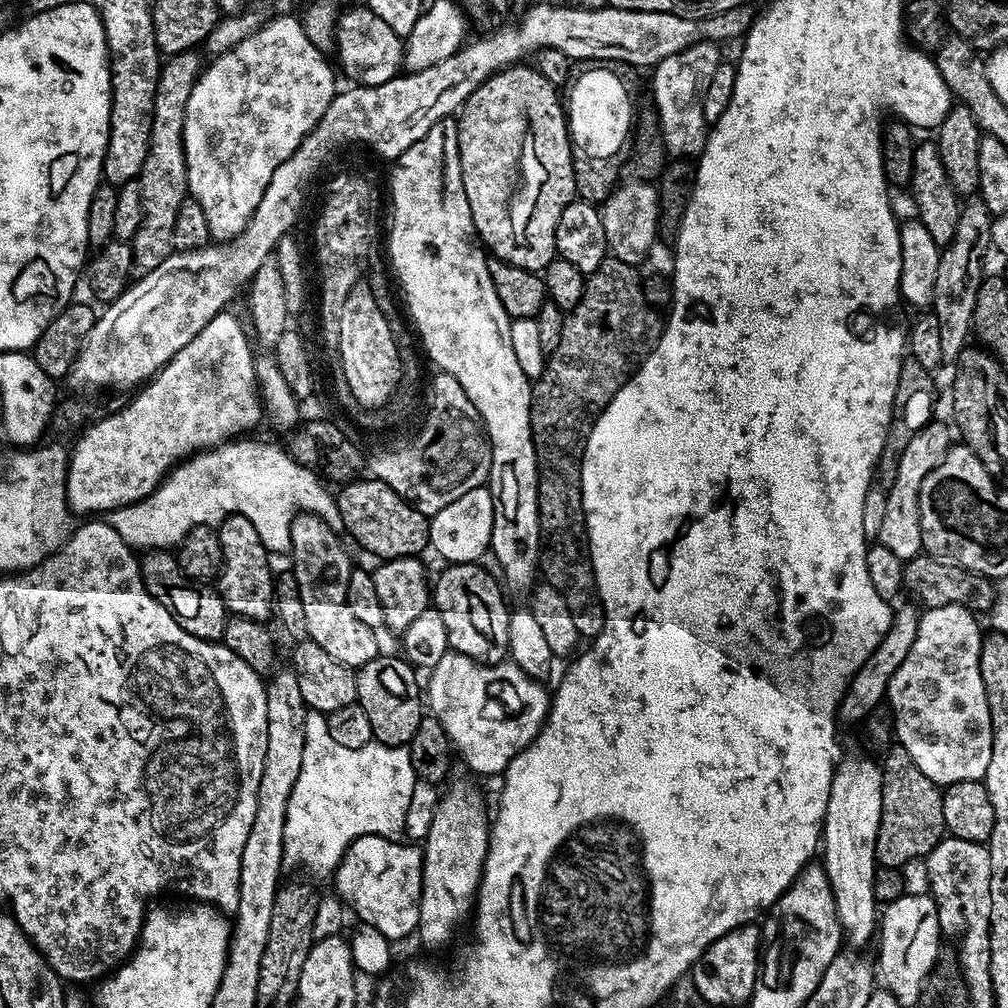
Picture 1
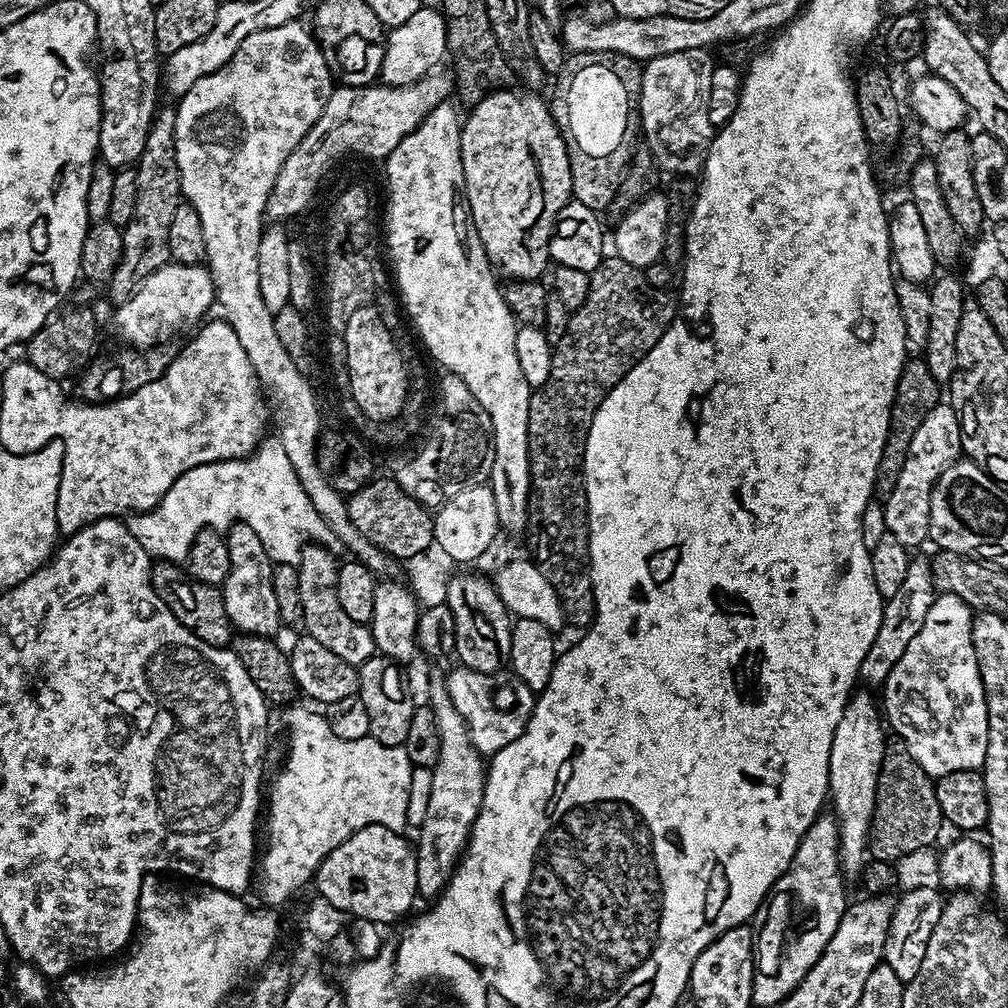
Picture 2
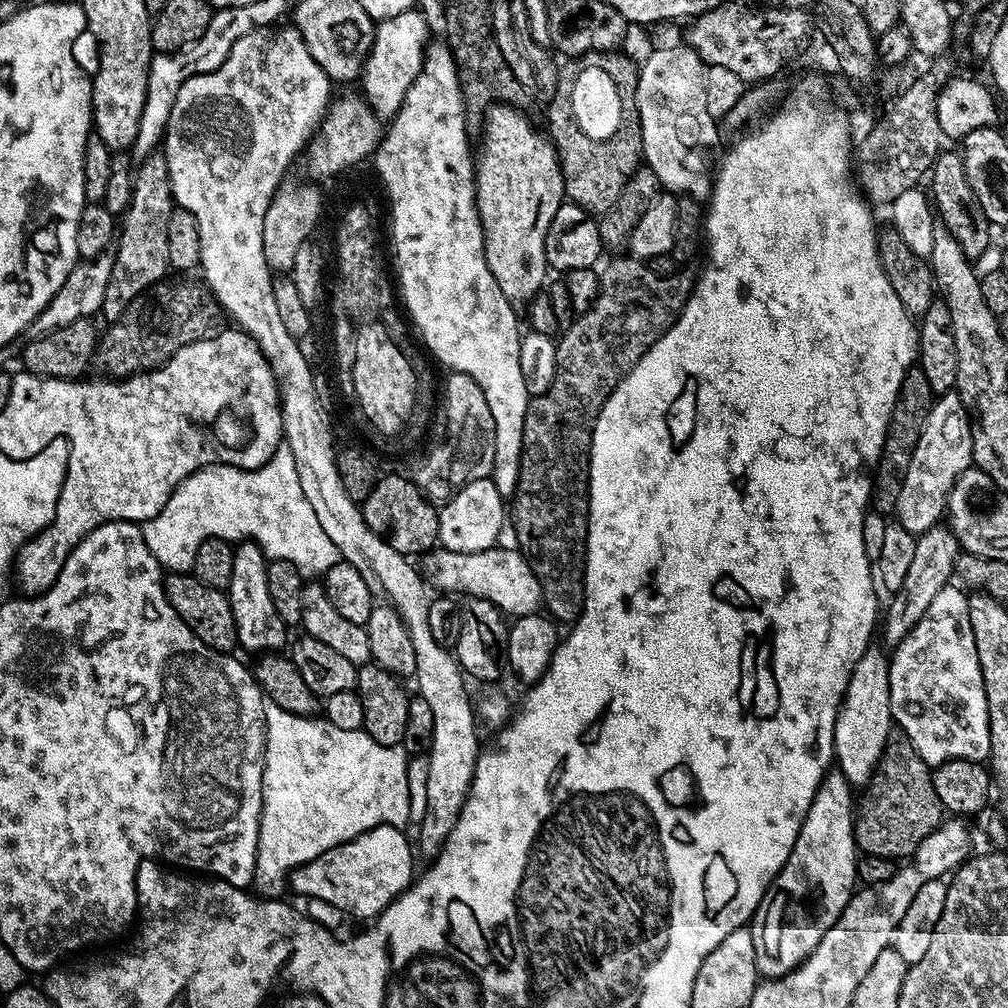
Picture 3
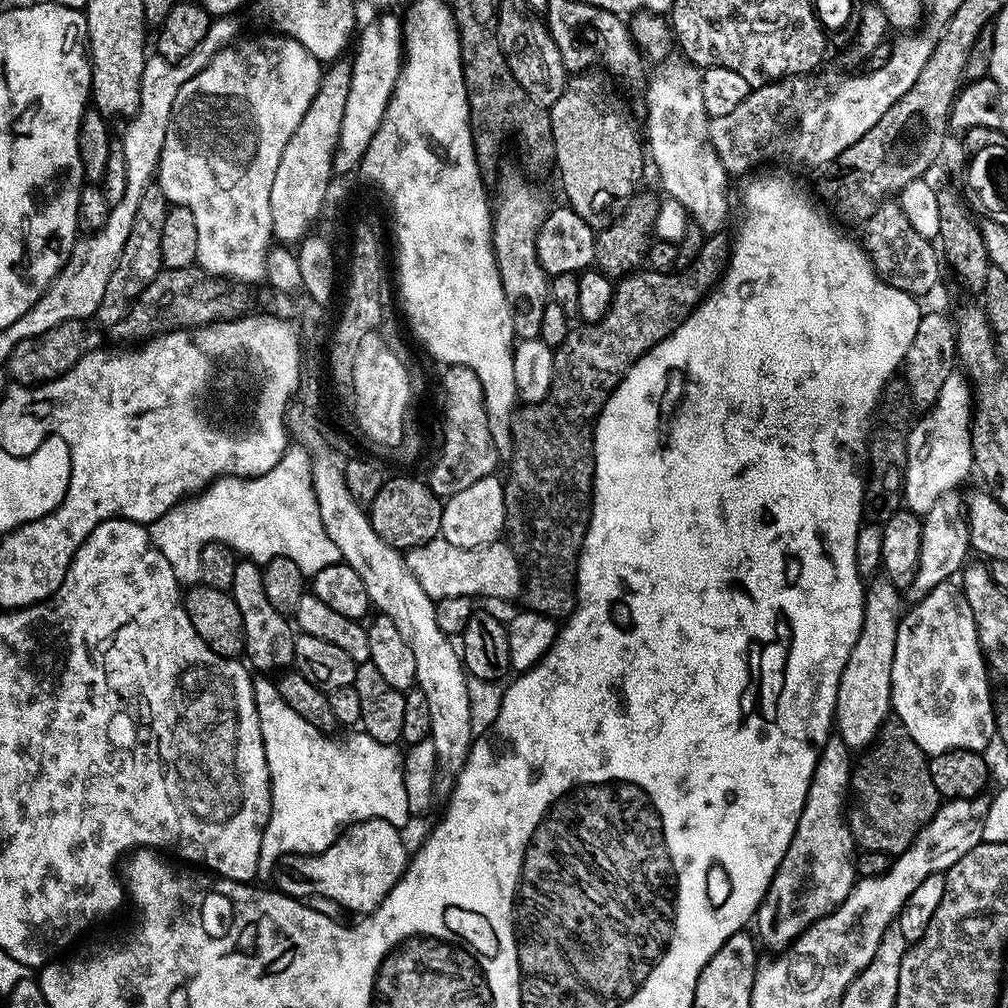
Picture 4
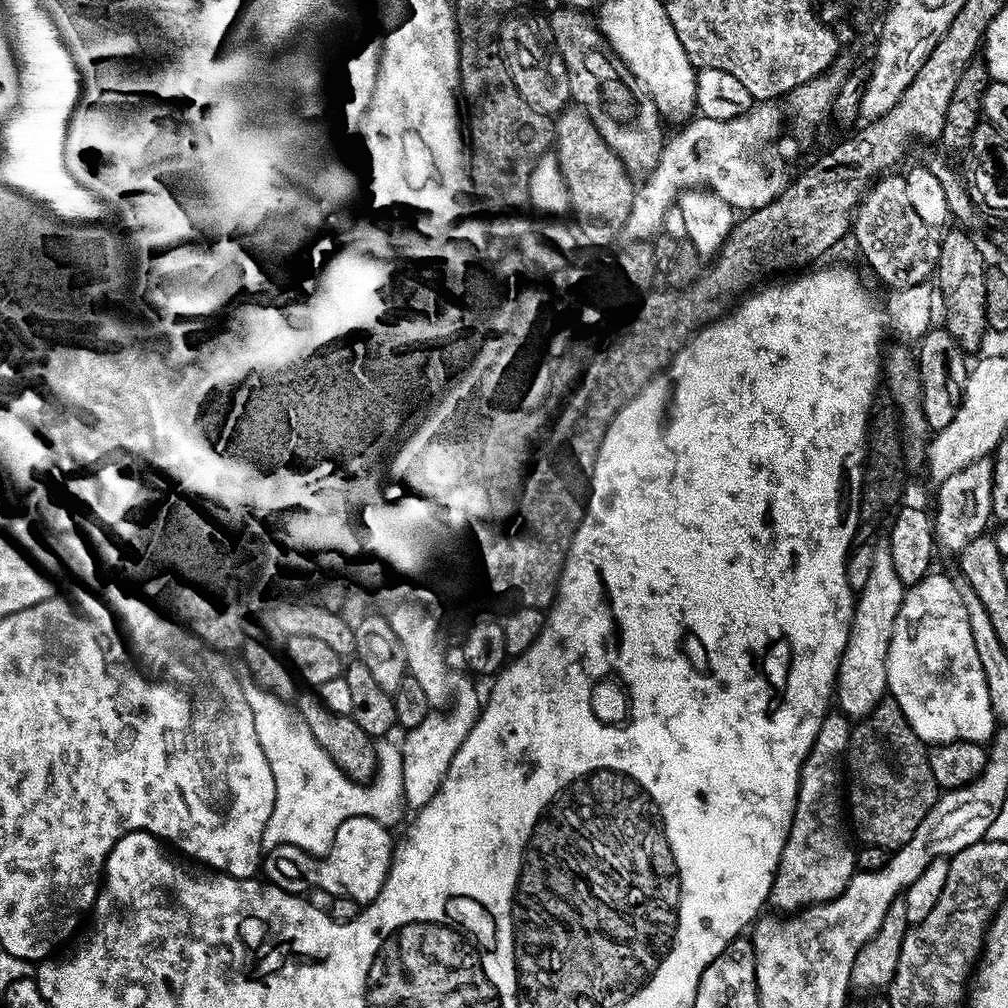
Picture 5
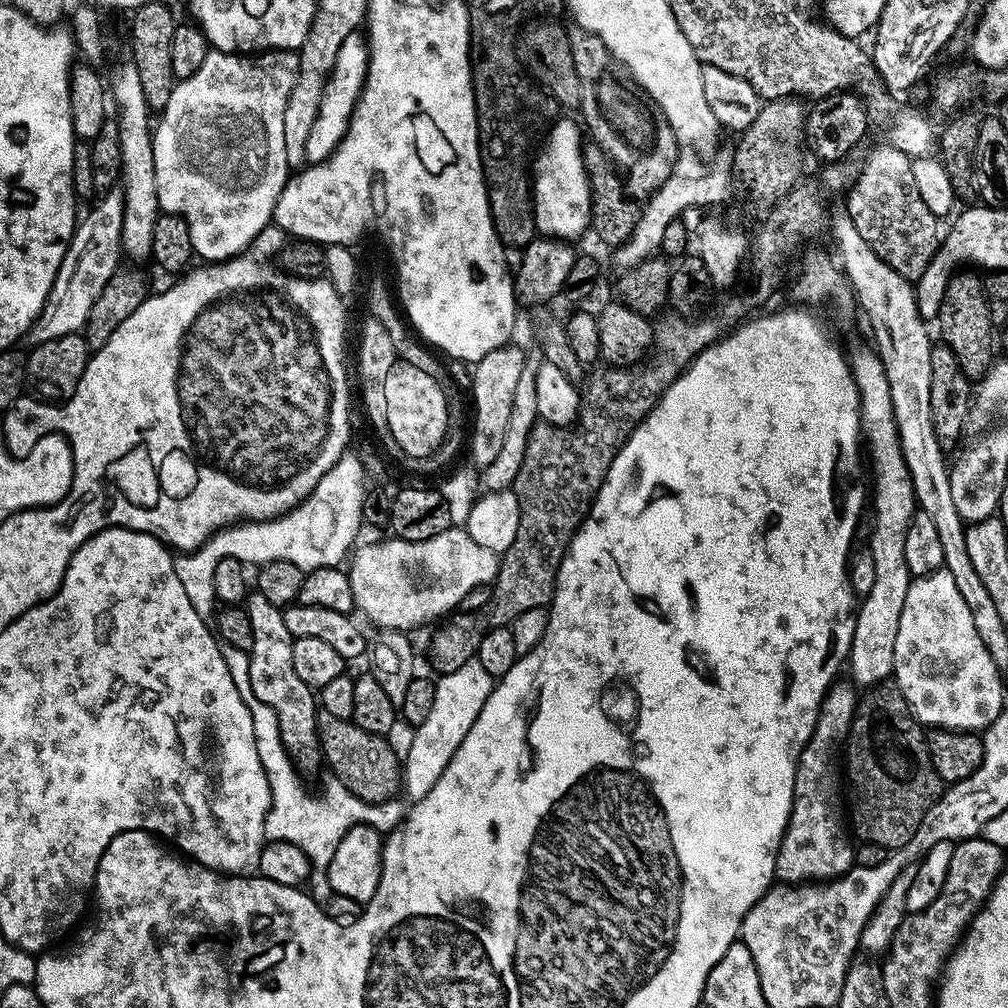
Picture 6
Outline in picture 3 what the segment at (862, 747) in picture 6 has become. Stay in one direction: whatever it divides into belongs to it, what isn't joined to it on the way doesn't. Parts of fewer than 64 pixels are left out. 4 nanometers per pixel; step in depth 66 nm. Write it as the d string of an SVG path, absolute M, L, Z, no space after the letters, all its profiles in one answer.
M892 738L886 744L854 812L857 849L866 856L894 861L909 859L917 846L942 823L940 799L934 794L930 765L907 738L899 739Z

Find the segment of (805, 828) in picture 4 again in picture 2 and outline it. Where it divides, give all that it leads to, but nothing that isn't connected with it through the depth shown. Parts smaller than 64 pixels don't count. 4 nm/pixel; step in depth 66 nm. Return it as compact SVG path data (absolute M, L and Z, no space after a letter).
M821 814L816 817L816 820L806 830L806 834L802 838L802 842L798 846L798 850L794 854L794 858L790 862L790 866L783 874L776 880L774 886L769 892L769 896L765 899L760 907L757 908L755 915L752 919L753 929L753 993L760 996L774 990L782 990L783 993L789 993L793 988L800 983L809 969L816 964L818 958L823 954L826 946L830 942L830 938L834 934L834 930L838 930L840 919L844 917L846 911L846 899L844 900L844 876L840 873L840 856L842 857L842 849L840 845L839 826L836 818L832 814Z

